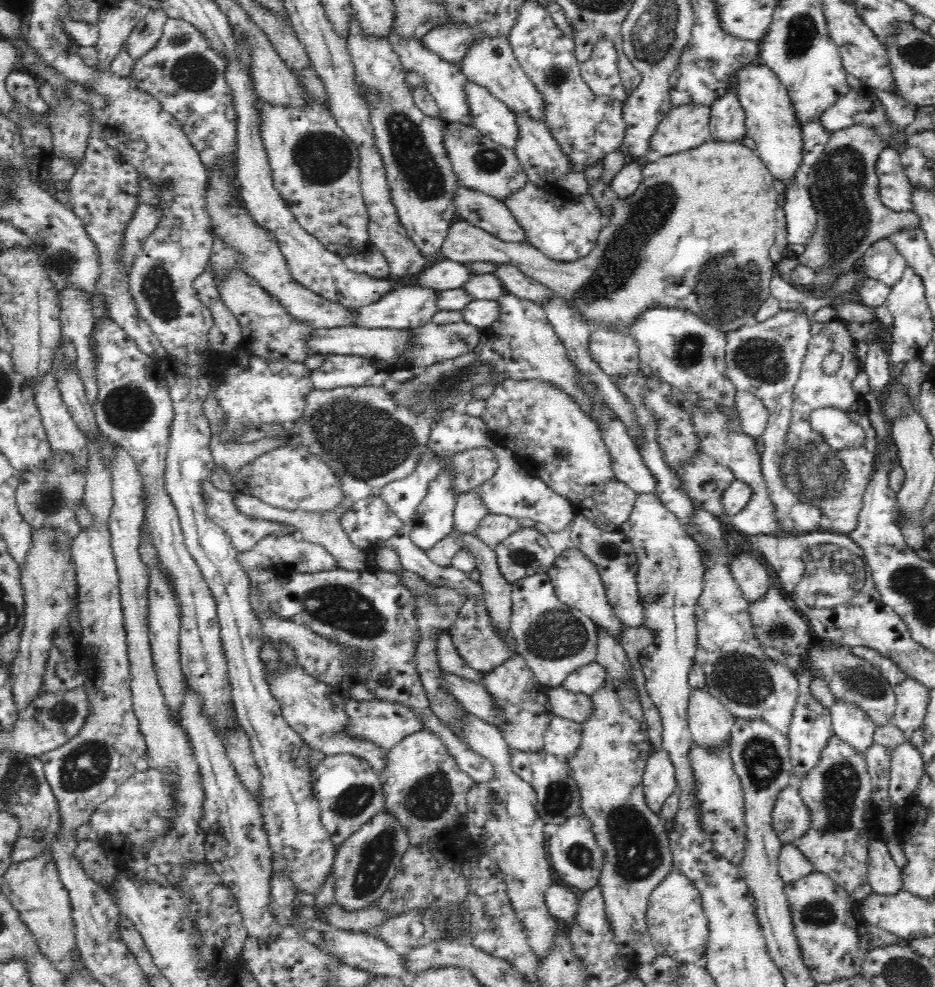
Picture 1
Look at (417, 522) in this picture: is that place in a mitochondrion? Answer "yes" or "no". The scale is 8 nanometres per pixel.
no

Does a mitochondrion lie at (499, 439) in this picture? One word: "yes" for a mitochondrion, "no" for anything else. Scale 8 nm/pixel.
no

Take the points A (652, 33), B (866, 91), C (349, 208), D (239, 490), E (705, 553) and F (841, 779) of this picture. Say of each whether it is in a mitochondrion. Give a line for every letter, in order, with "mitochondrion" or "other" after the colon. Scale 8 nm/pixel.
A: mitochondrion
B: other
C: other
D: other
E: other
F: mitochondrion

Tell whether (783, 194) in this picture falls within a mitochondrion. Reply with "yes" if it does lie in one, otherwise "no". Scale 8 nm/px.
no

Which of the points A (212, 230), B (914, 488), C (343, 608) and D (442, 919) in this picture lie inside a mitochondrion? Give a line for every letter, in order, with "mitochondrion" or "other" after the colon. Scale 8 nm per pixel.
A: other
B: other
C: mitochondrion
D: mitochondrion

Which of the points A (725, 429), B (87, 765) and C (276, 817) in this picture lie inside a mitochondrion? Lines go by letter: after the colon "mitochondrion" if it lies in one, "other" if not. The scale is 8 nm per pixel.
A: other
B: mitochondrion
C: other

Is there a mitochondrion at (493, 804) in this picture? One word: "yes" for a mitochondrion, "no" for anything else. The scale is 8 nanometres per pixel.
yes

